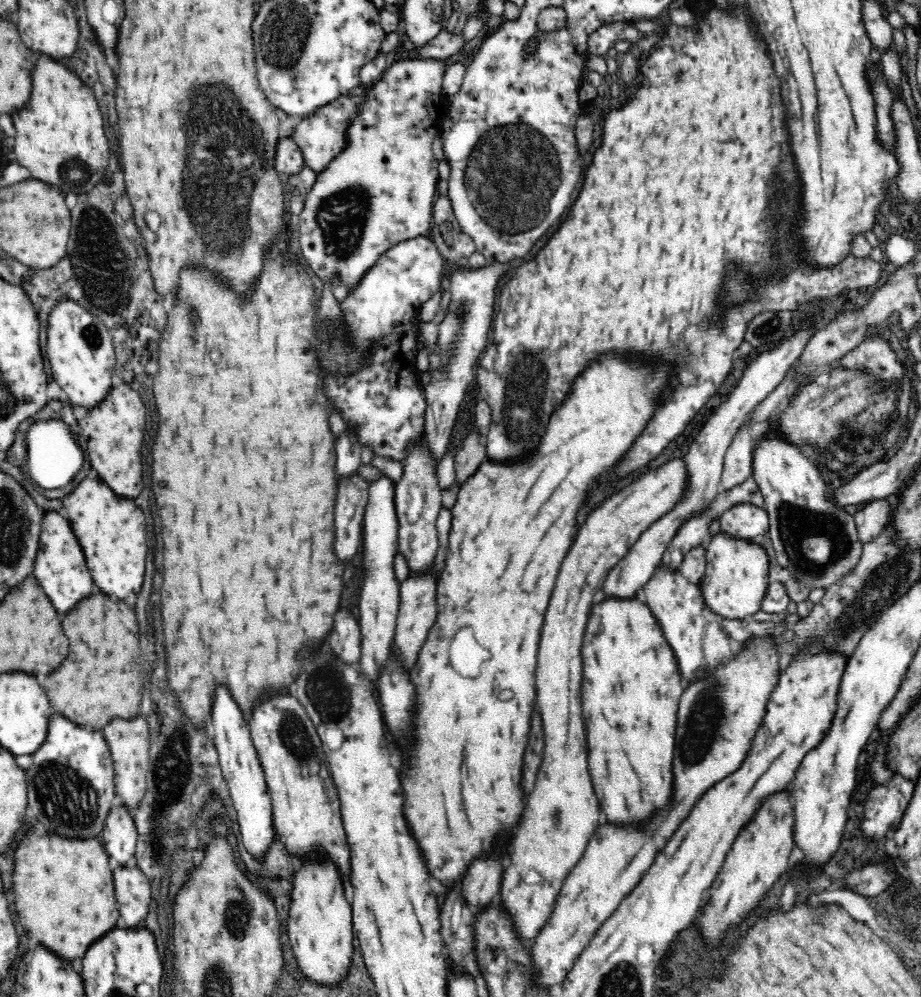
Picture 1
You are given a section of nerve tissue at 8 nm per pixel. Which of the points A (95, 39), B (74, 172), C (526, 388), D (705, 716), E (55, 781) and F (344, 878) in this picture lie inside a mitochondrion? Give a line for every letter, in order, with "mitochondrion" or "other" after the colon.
A: other
B: mitochondrion
C: mitochondrion
D: mitochondrion
E: mitochondrion
F: other

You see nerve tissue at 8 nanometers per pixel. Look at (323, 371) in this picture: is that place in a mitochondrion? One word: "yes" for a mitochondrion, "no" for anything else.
no

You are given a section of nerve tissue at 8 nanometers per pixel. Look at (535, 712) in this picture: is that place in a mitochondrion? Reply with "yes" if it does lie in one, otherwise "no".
no

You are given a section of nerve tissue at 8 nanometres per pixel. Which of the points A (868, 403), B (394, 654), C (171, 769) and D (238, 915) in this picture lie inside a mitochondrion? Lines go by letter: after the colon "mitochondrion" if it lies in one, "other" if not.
A: mitochondrion
B: other
C: mitochondrion
D: mitochondrion

